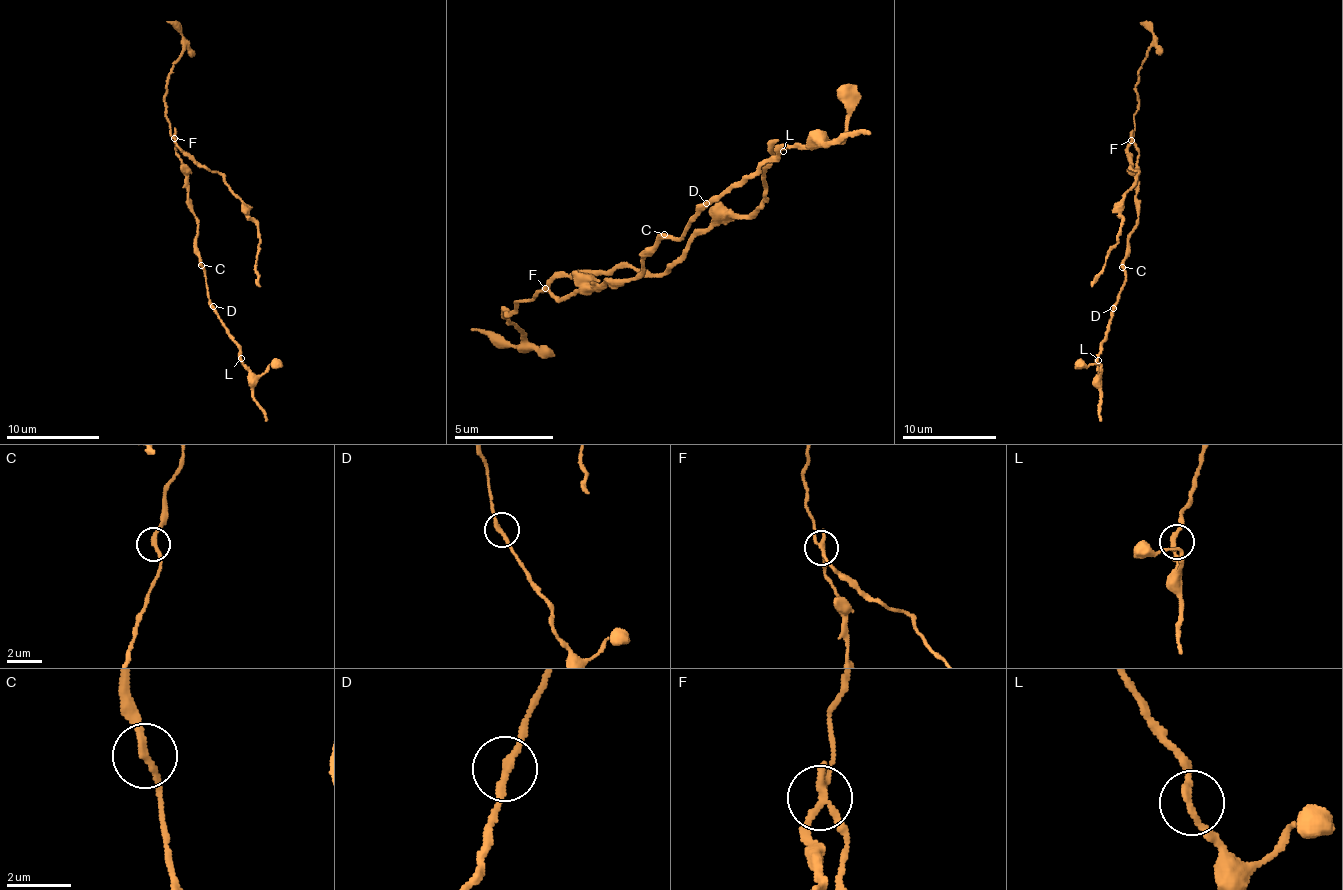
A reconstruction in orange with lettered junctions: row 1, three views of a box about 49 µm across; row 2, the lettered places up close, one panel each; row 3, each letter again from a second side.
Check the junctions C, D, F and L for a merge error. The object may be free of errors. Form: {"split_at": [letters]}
{"split_at": []}

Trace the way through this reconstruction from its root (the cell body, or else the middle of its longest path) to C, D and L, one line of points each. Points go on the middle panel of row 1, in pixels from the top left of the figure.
C: (604, 281), (631, 277), (643, 270), (647, 259), (643, 254), (652, 251), (664, 234)
D: (604, 281), (631, 277), (643, 270), (647, 259), (643, 254), (652, 251), (660, 241), (683, 237), (706, 203)
L: (604, 281), (643, 270), (643, 254), (660, 241), (683, 237), (704, 209), (783, 151)

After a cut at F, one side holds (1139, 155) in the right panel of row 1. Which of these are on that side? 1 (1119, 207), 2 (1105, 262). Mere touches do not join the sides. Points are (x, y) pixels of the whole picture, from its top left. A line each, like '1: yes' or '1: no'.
1: no
2: no

